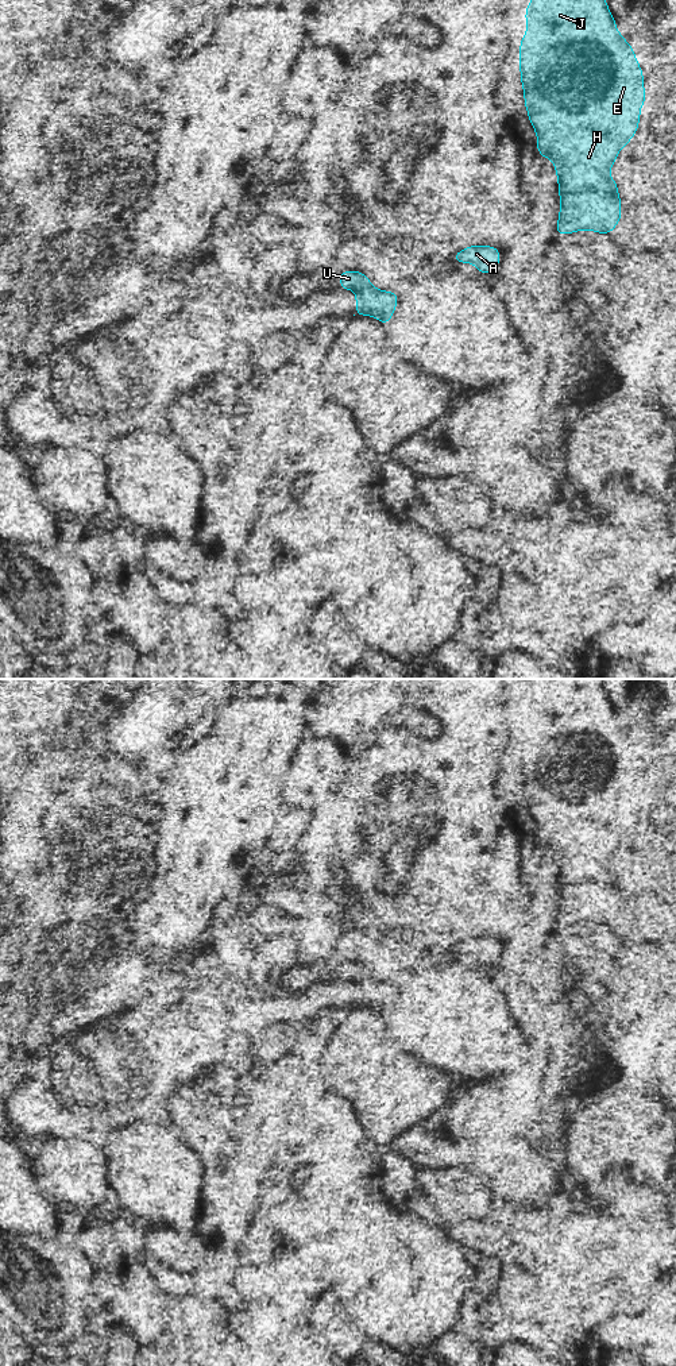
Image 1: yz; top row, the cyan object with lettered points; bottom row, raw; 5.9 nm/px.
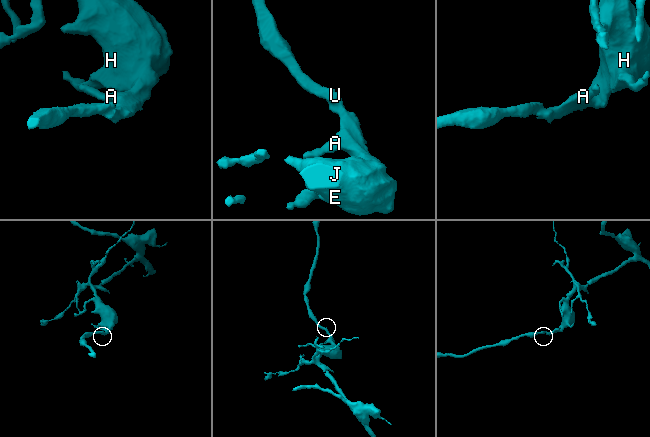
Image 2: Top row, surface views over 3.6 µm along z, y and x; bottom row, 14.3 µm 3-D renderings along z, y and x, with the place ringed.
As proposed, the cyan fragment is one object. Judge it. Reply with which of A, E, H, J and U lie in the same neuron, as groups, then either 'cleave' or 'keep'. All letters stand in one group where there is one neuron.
A E H J / U | cleave

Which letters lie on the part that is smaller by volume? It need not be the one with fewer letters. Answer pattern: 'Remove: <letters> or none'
Remove: U

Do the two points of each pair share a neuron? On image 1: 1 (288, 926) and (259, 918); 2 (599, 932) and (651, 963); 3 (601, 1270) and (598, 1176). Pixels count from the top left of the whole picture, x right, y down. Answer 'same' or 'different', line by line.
1: same
2: same
3: same

